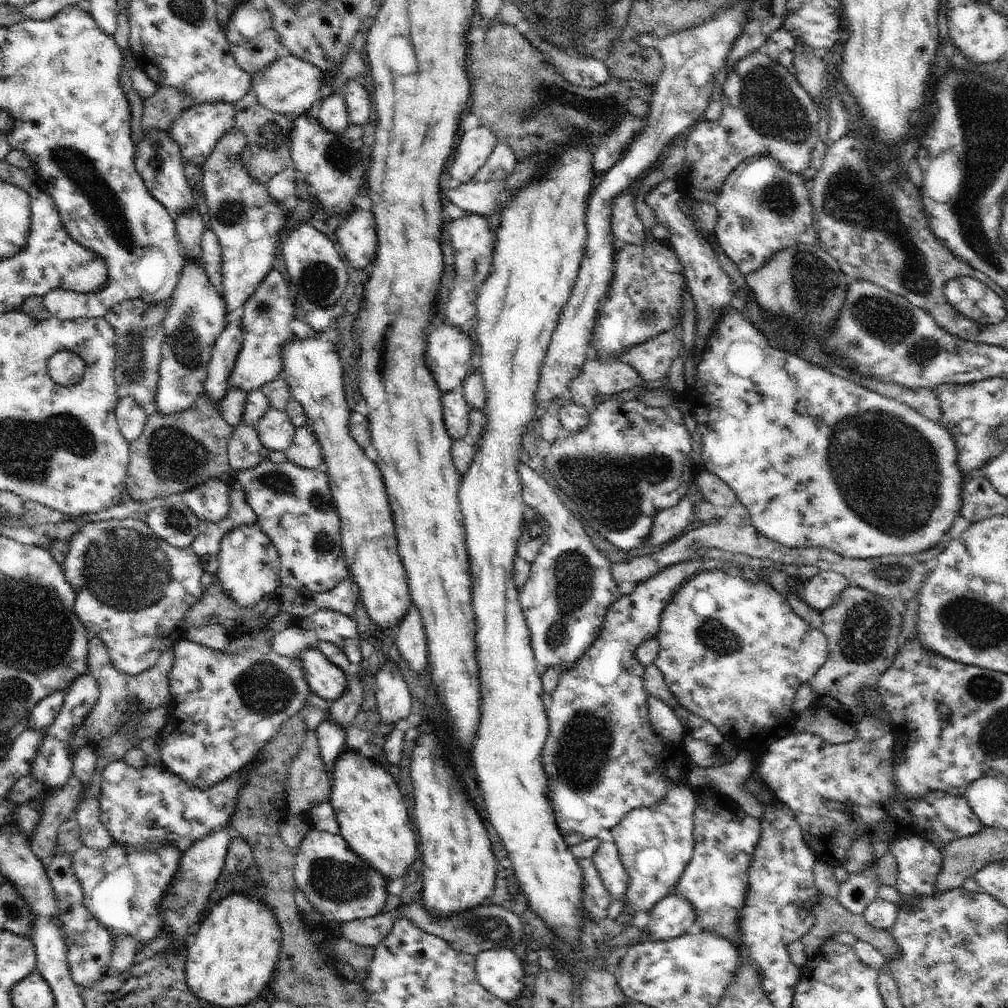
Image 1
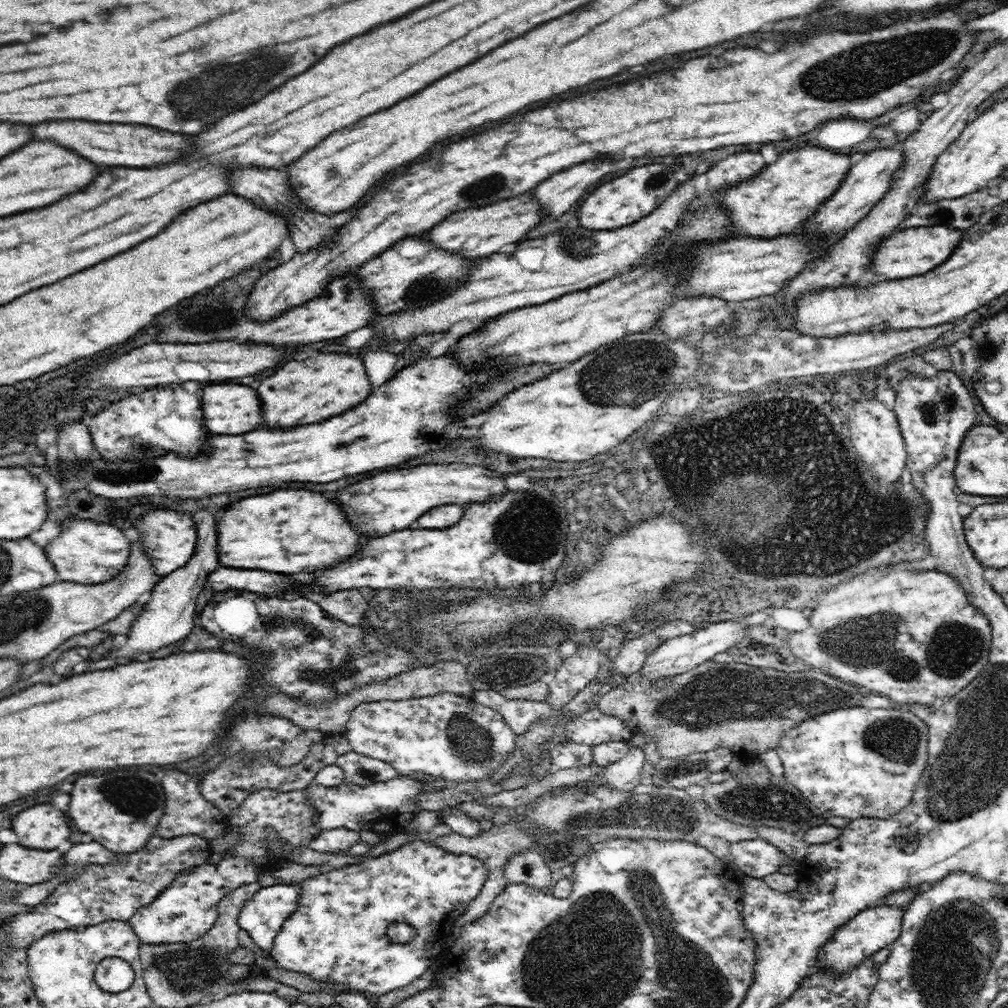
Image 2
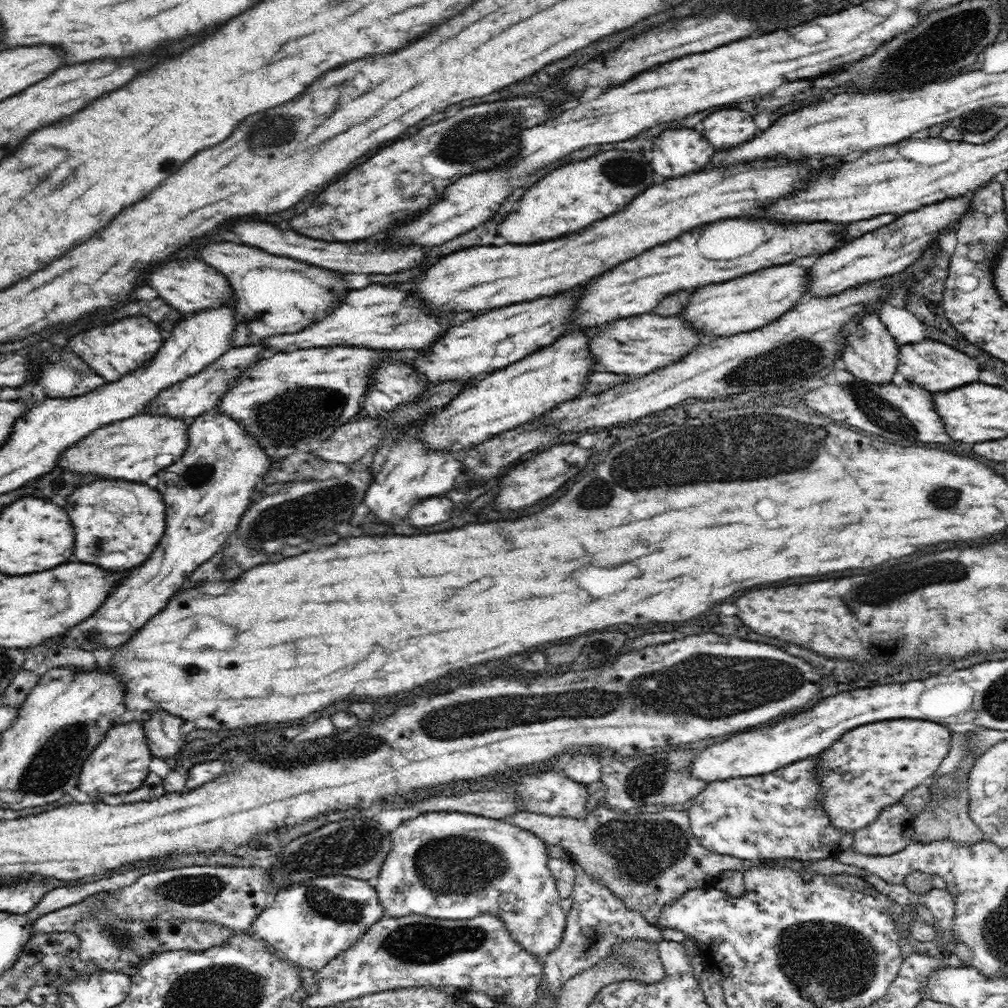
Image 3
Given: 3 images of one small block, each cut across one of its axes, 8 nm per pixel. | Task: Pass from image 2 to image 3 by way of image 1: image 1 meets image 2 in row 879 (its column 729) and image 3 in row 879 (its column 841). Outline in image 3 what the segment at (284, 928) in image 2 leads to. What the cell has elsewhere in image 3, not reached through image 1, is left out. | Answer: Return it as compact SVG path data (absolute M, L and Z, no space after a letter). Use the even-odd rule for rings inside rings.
M428 812L418 818L402 821L390 836L390 852L373 881L384 916L398 918L418 914L435 919L464 921L490 913L504 921L510 938L542 962L560 944L566 930L566 914L560 907L556 879L547 867L550 858L547 846L536 834L503 819L462 812Z

